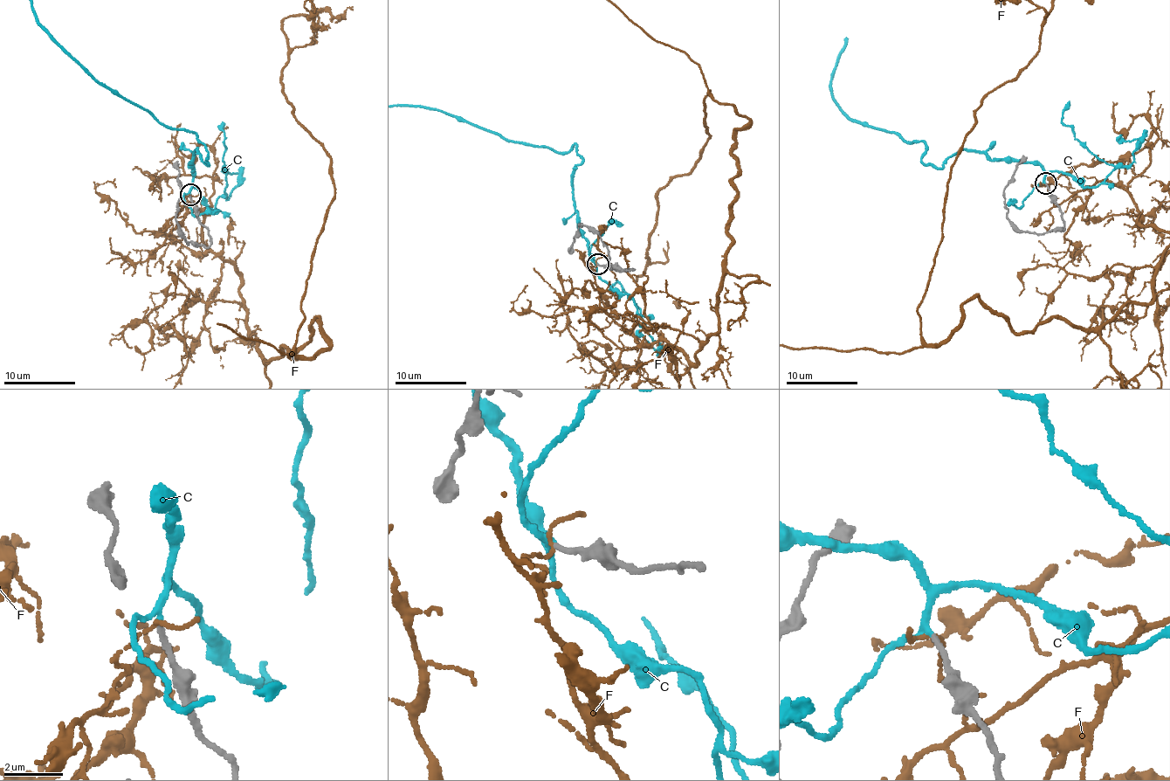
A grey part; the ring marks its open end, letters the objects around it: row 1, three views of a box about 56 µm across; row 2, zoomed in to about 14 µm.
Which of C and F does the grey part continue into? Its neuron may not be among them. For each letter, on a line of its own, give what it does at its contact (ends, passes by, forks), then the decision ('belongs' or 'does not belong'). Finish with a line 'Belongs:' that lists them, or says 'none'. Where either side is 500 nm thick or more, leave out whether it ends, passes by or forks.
C: it passes by; belongs
F: it passes by; does not belong
Belongs: C

